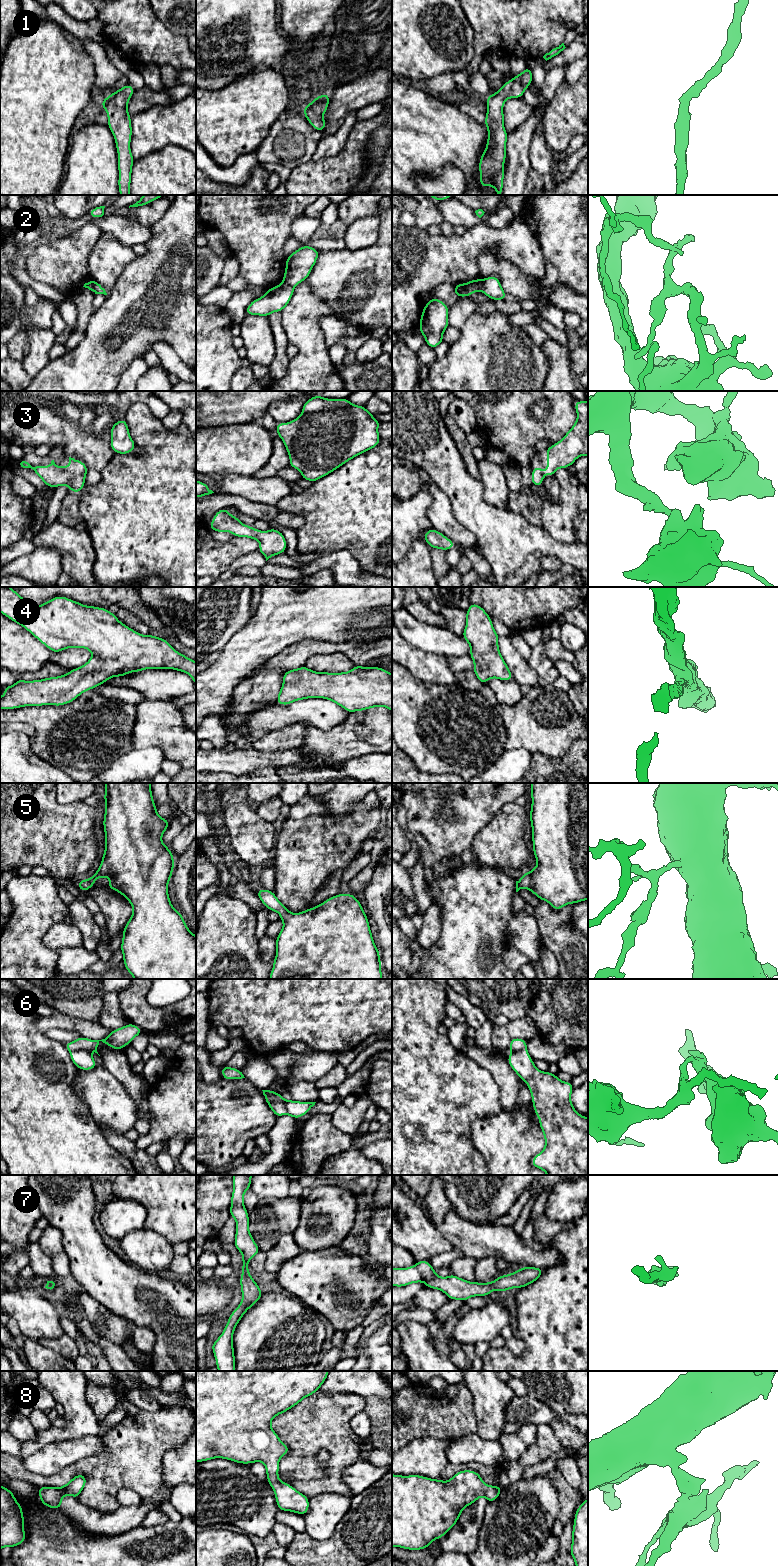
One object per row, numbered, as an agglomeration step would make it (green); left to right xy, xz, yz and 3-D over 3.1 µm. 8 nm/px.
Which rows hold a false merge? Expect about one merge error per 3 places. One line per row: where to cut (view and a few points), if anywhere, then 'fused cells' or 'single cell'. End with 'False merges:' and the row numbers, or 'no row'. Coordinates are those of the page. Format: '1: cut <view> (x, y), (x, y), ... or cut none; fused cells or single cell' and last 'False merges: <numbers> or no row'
1: cut none; single cell
2: cut xy (90, 280), (94, 291); fused cells
3: cut none; single cell
4: cut none; single cell
5: cut none; single cell
6: cut xy (89, 1051), (72, 1050), (70, 1052); fused cells
7: cut none; single cell
8: cut none; single cell
False merges: 2, 6

